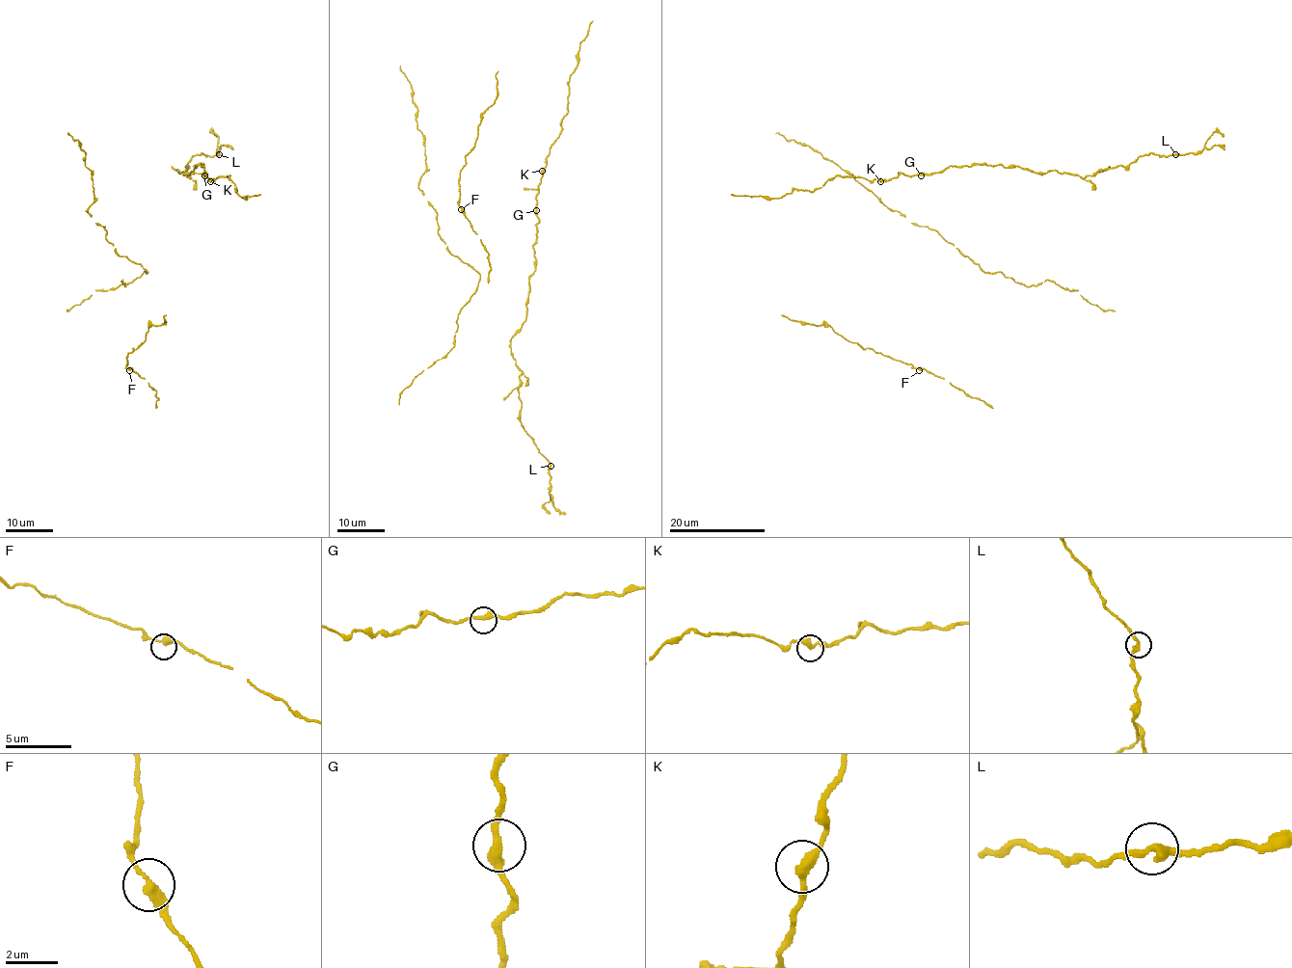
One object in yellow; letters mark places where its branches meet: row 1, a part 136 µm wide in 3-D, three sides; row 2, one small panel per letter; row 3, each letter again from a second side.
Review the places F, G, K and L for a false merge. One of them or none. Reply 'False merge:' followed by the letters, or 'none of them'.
False merge: none of them

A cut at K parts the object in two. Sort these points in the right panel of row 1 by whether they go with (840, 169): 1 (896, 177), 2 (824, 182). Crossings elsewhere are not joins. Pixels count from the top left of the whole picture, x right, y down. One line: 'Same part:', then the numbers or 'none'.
Same part: none

